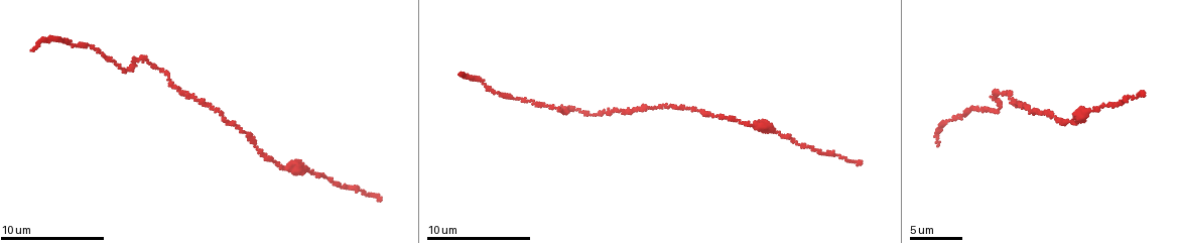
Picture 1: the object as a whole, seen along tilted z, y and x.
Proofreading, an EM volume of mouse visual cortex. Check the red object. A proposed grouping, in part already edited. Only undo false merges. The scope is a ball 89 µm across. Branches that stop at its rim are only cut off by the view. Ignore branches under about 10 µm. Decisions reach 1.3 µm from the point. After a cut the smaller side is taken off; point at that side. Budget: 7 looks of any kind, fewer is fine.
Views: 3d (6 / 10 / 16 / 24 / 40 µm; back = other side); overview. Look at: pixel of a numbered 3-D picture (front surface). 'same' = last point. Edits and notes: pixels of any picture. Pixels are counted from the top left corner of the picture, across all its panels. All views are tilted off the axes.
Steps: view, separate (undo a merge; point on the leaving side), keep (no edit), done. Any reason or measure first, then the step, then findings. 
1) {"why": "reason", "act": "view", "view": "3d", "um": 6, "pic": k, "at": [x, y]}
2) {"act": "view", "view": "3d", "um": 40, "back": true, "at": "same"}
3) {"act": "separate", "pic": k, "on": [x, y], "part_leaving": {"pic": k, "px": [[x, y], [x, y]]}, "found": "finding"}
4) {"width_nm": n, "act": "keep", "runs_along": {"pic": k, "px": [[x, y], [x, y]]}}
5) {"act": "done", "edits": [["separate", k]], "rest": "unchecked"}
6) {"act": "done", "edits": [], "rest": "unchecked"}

{"why": "sudden change in width", "act": "view", "view": "3d", "um": 10, "pic": 1, "at": [577, 110]}

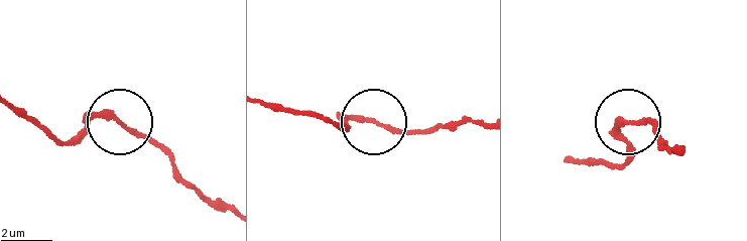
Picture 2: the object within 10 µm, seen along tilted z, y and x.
{"act": "keep", "runs_along": {"pic": 2, "px": [[479, 123], [413, 132], [366, 120], [328, 123]]}, "found": "one neuron here"}

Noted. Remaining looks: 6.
{"why": "calibre changes", "act": "view", "view": "3d", "um": 16, "pic": 1, "at": [286, 167]}

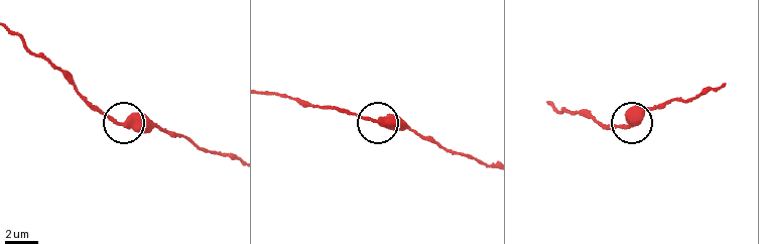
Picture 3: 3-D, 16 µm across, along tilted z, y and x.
{"act": "keep", "runs_along": {"pic": 3, "px": [[267, 95], [303, 101], [416, 131]]}, "found": "all the same neuron"}

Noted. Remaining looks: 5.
{"why": "calibre changes", "act": "view", "view": "3d", "um": 10, "pic": 1, "at": [246, 134]}

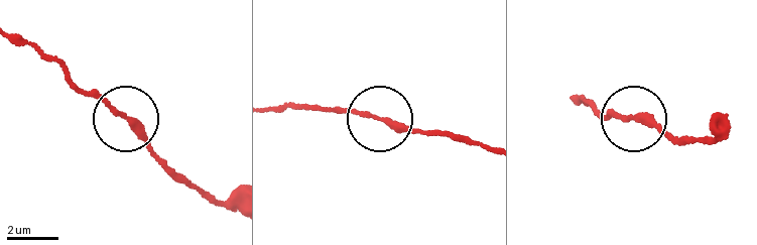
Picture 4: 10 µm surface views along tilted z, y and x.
{"act": "keep", "runs_along": {"pic": 4, "px": [[32, 42], [78, 85], [135, 119], [171, 179]]}, "found": "one neuron here"}

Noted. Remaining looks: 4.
{"why": "thick turns thin", "act": "view", "view": "3d", "um": 6, "pic": 1, "at": [621, 112]}

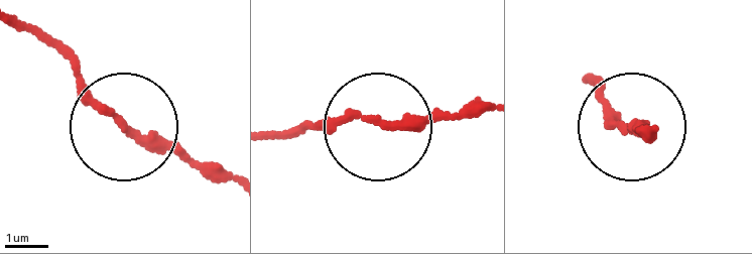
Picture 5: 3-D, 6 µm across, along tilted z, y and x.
{"act": "keep", "runs_along": {"pic": 5, "px": [[234, 176], [142, 141], [43, 36]]}, "found": "one neuron here"}

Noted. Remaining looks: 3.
{"act": "done", "edits": [], "rest": "unchecked"}

